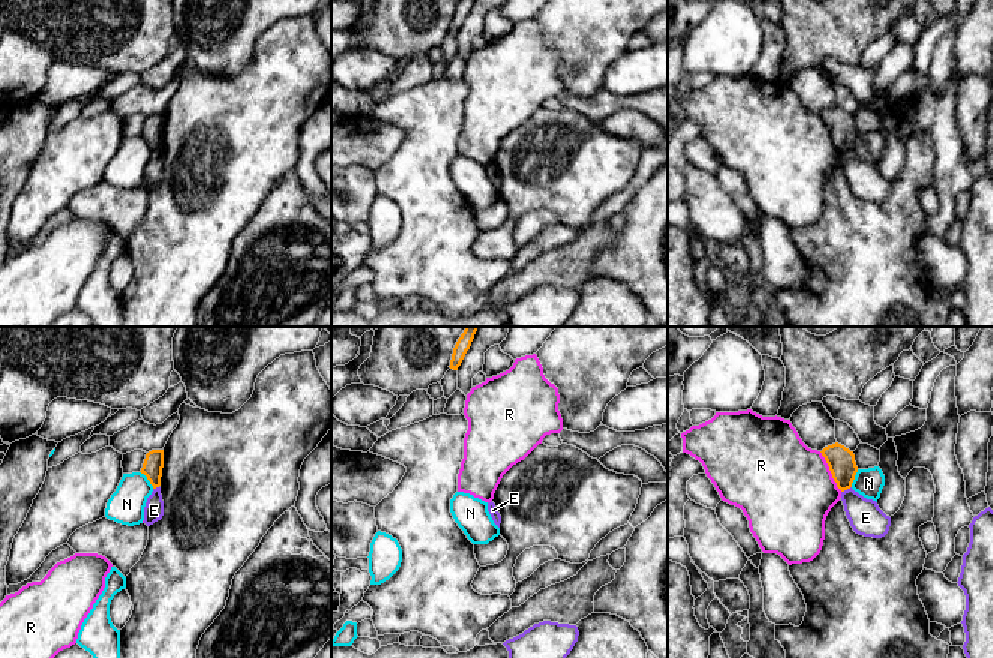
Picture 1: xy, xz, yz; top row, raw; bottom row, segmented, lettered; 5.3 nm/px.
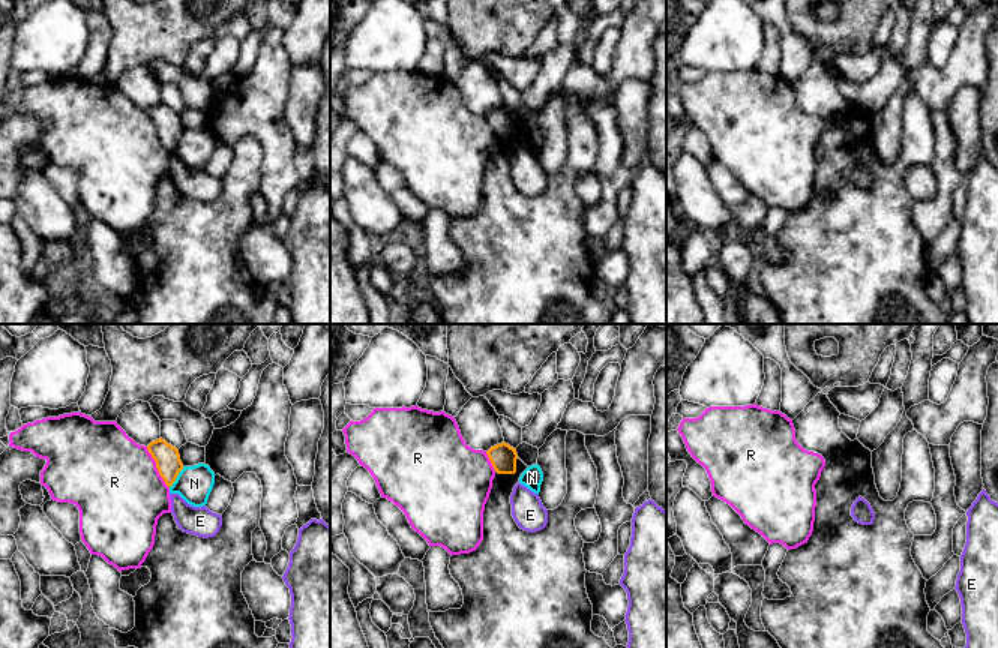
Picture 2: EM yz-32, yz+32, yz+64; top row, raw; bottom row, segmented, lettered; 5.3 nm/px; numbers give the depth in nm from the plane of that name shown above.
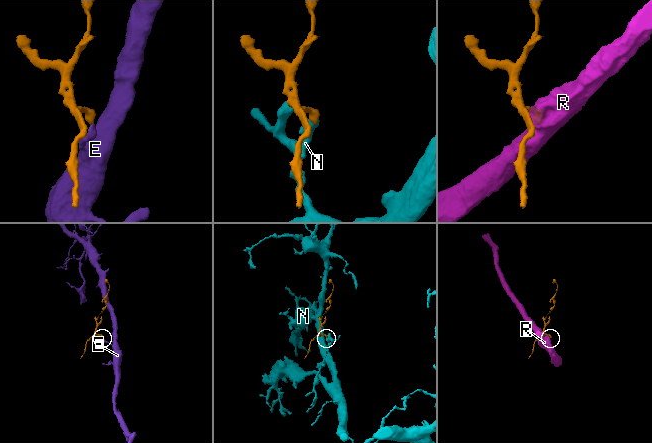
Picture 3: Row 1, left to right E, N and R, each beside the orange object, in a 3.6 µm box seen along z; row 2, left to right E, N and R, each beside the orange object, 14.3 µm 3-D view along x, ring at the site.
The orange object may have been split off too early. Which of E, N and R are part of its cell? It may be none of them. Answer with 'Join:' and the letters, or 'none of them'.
Join: none of them

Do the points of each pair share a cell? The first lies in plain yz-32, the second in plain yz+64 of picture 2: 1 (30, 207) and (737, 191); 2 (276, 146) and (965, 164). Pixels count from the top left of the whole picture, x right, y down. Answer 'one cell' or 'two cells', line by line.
1: two cells
2: two cells

